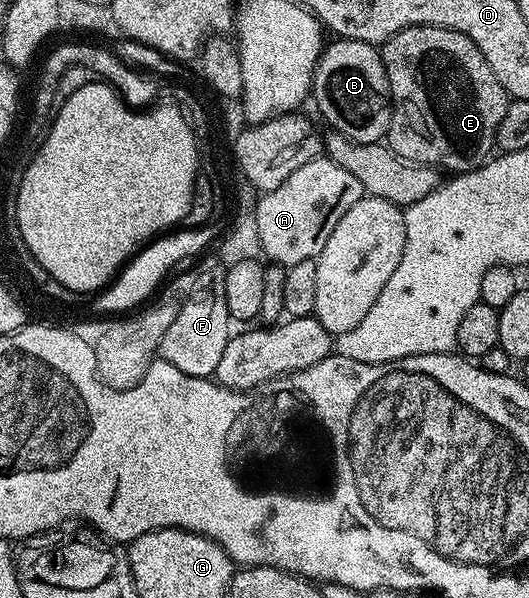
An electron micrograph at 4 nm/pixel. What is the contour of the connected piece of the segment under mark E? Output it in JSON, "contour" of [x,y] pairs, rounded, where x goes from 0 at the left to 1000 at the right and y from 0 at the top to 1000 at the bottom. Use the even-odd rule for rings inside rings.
{"contour":[[[769,45],[739,60],[720,84],[739,151],[732,244],[760,266],[853,286],[845,289],[913,278],[938,244],[936,224],[958,187],[962,161],[932,129],[909,82],[879,55],[856,48]]]}

